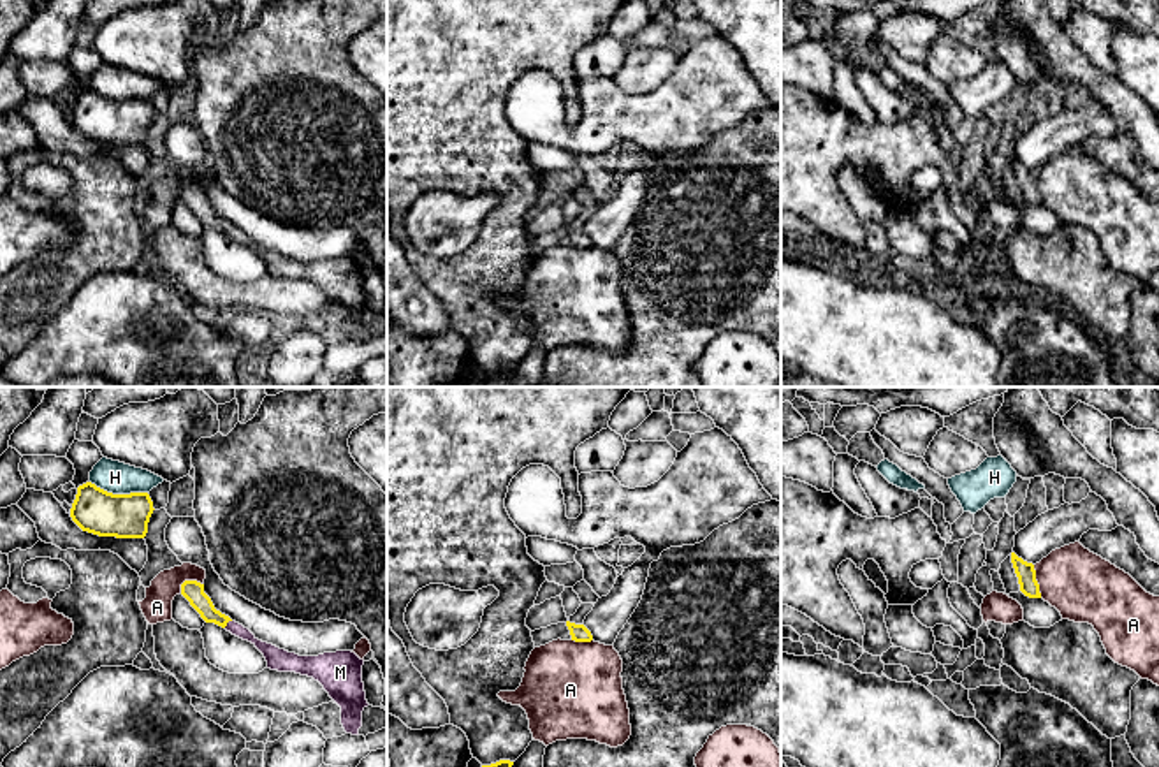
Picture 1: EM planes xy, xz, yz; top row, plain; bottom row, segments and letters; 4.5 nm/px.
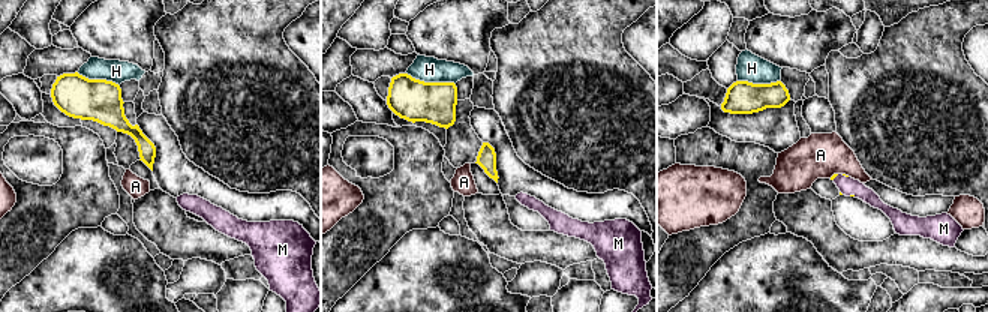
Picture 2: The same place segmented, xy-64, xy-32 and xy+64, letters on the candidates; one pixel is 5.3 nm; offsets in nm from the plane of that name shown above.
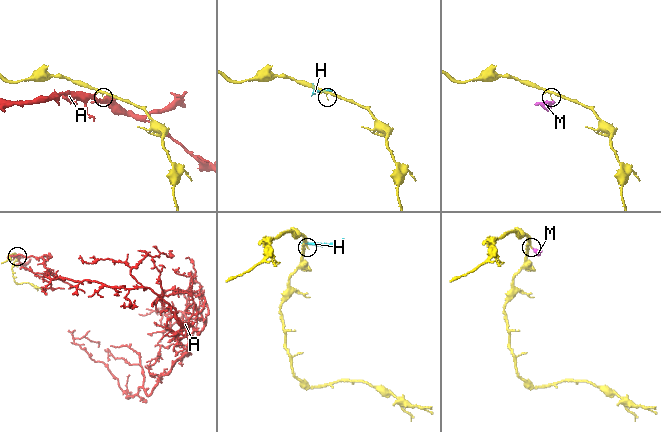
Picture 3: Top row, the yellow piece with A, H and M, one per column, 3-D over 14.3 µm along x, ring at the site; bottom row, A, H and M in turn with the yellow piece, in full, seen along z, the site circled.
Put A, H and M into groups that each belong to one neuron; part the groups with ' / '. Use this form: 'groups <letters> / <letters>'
groups A / H / M

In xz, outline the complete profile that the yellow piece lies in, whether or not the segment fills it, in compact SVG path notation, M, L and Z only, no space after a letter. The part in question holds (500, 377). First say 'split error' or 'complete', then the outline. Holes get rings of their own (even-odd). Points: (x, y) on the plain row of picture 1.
complete | M510 366L482 371L480 378L468 387L510 387L512 371Z

